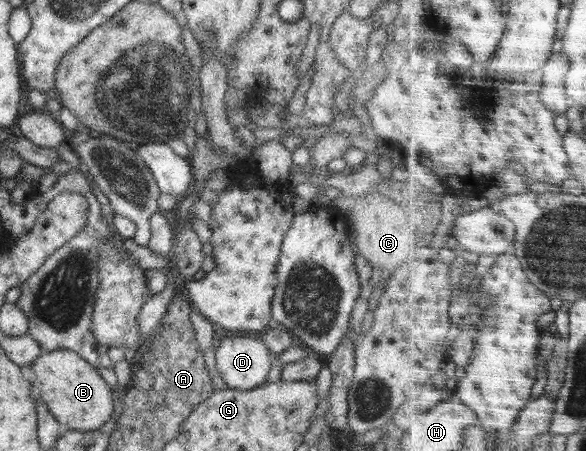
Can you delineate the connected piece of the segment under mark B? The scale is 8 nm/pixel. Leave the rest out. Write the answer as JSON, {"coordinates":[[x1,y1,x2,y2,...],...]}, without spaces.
{"coordinates":[[66,349,42,351,31,363,31,381,37,399,41,401,63,429,74,431,101,430,112,419,113,388,109,387,98,370,77,353]]}

